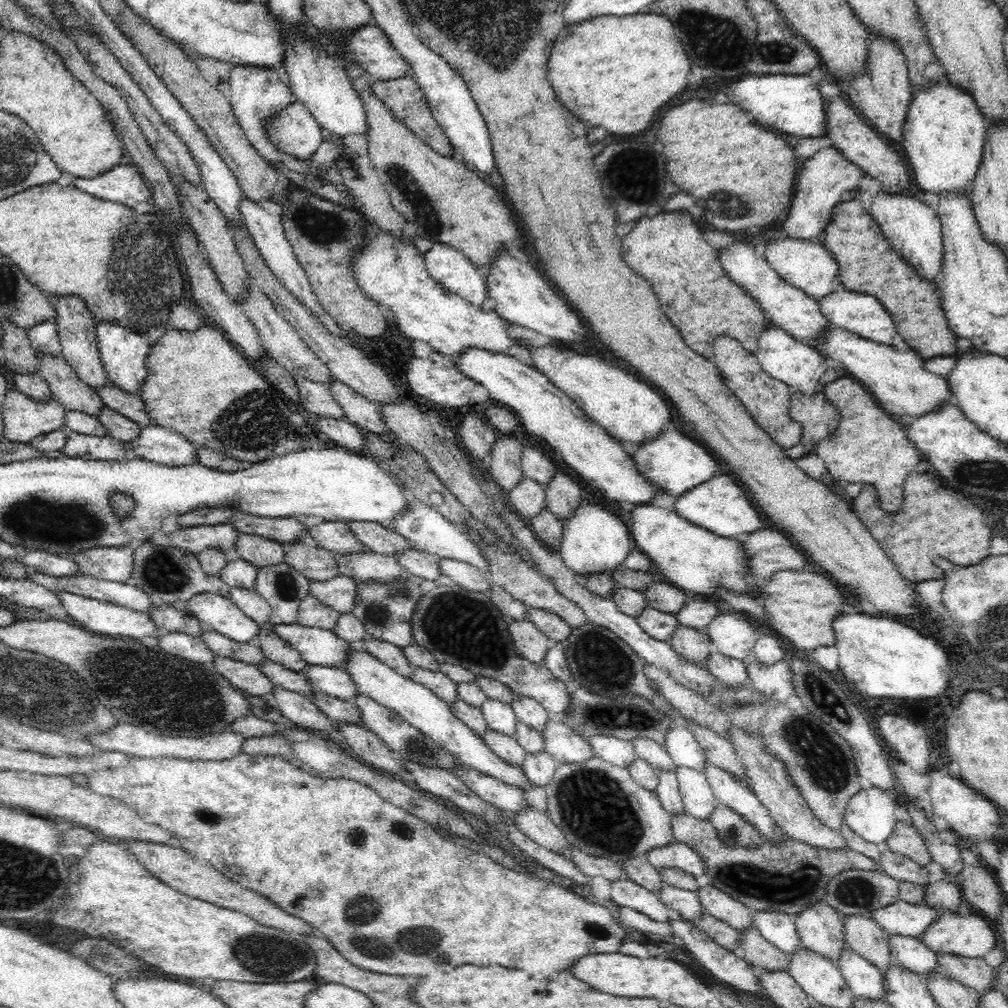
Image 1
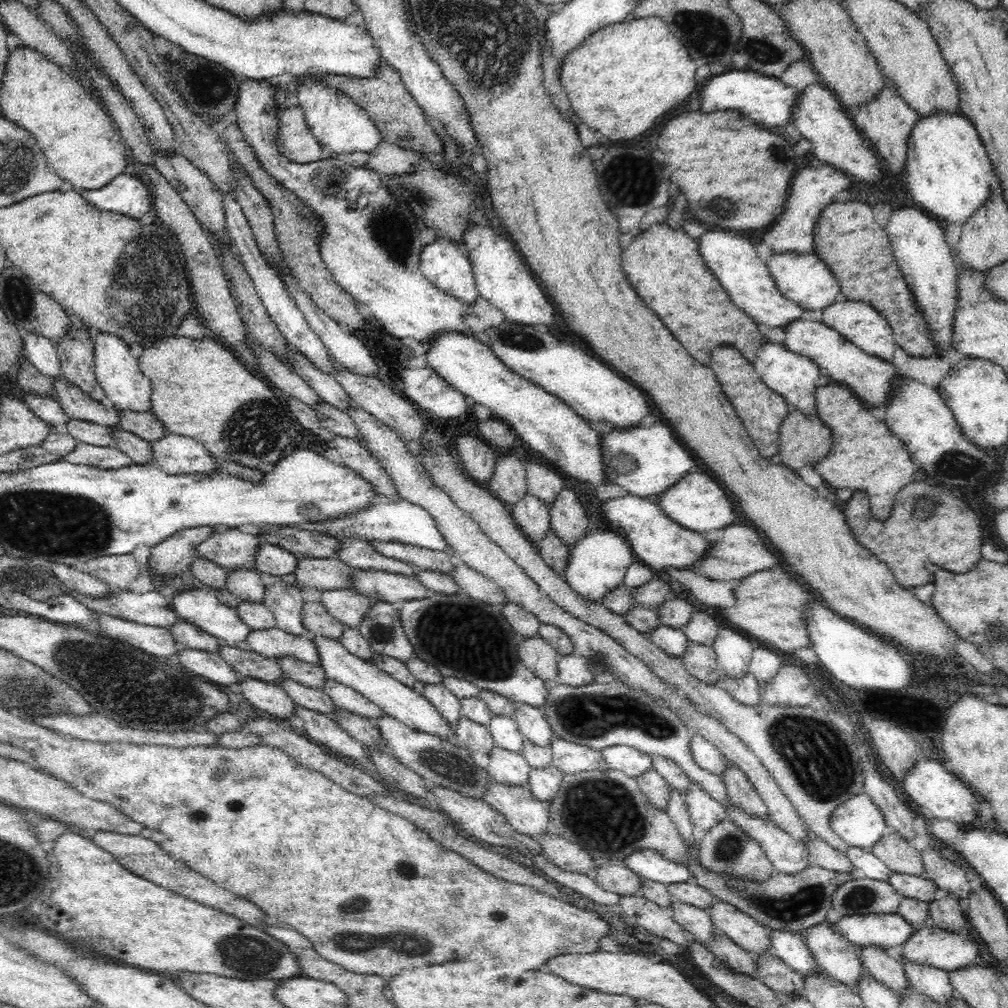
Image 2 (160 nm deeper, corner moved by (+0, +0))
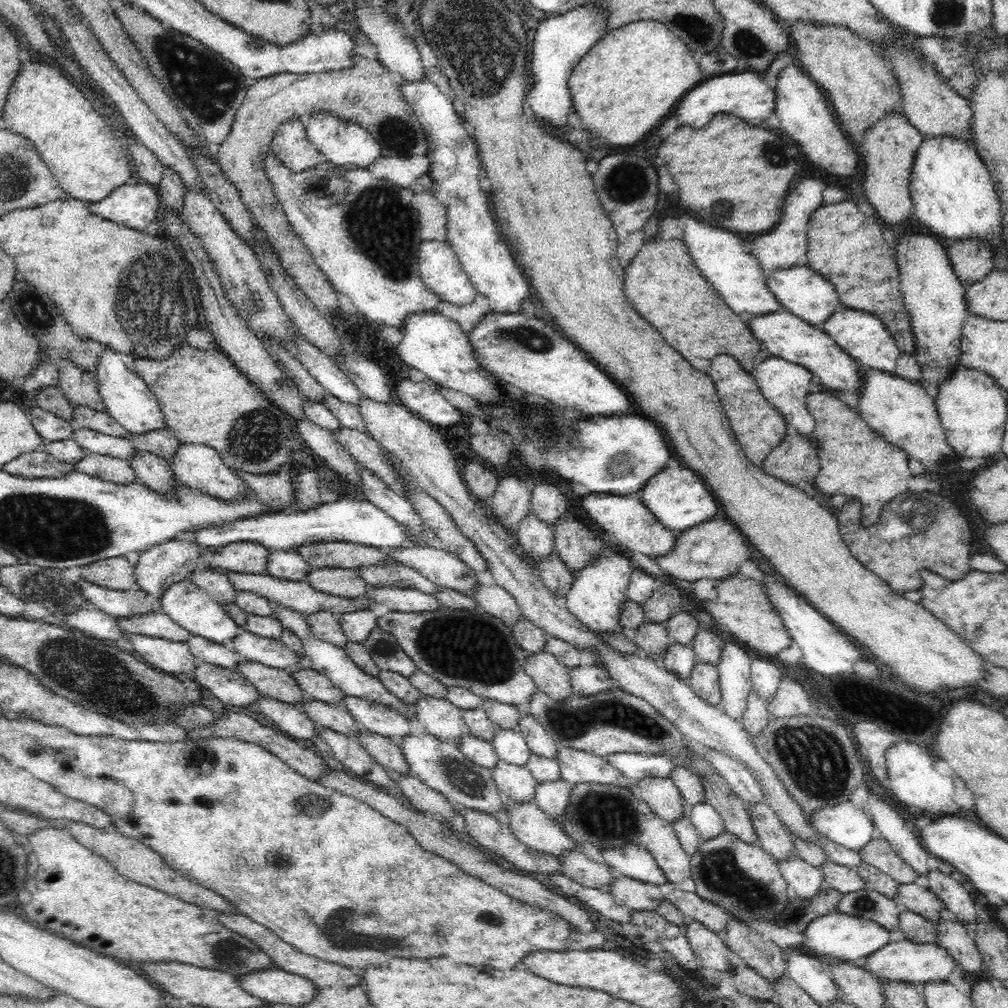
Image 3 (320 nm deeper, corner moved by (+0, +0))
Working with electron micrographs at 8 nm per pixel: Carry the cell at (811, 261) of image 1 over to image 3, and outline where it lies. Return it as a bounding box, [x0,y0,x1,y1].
[766,266,844,328]

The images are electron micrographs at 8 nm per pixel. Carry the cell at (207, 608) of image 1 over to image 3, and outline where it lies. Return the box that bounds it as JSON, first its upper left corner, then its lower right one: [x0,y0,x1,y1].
[161,581,240,644]

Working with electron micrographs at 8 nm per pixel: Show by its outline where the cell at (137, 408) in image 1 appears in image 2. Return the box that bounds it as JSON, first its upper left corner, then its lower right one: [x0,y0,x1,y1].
[118,412,168,442]

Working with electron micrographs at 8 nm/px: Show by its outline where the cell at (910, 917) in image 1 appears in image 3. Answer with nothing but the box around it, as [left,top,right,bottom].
[800,910,892,962]

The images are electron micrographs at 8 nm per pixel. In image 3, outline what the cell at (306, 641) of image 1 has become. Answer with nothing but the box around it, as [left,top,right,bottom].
[229,628,302,669]

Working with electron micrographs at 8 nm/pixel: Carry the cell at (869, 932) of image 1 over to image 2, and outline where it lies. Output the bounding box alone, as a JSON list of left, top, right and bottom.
[861,946,911,996]

